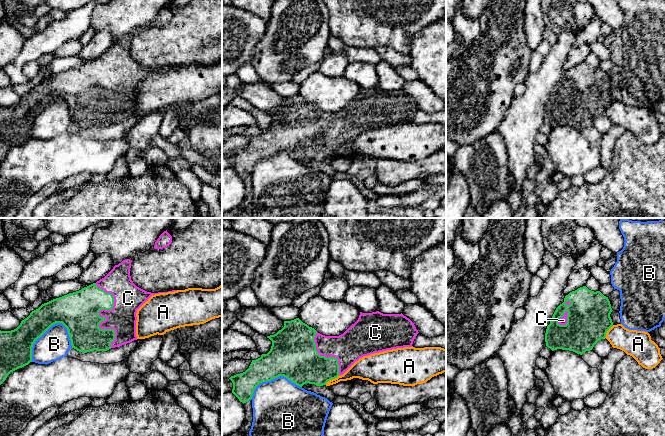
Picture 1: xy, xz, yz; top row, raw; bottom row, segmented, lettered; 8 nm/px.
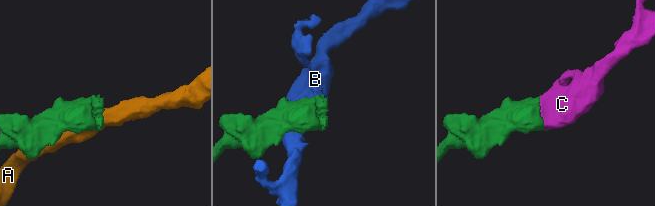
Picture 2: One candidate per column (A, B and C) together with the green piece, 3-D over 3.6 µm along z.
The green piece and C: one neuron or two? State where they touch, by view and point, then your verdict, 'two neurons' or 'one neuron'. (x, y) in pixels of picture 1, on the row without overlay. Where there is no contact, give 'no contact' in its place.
meets green in xy at (99, 92); one neuron

